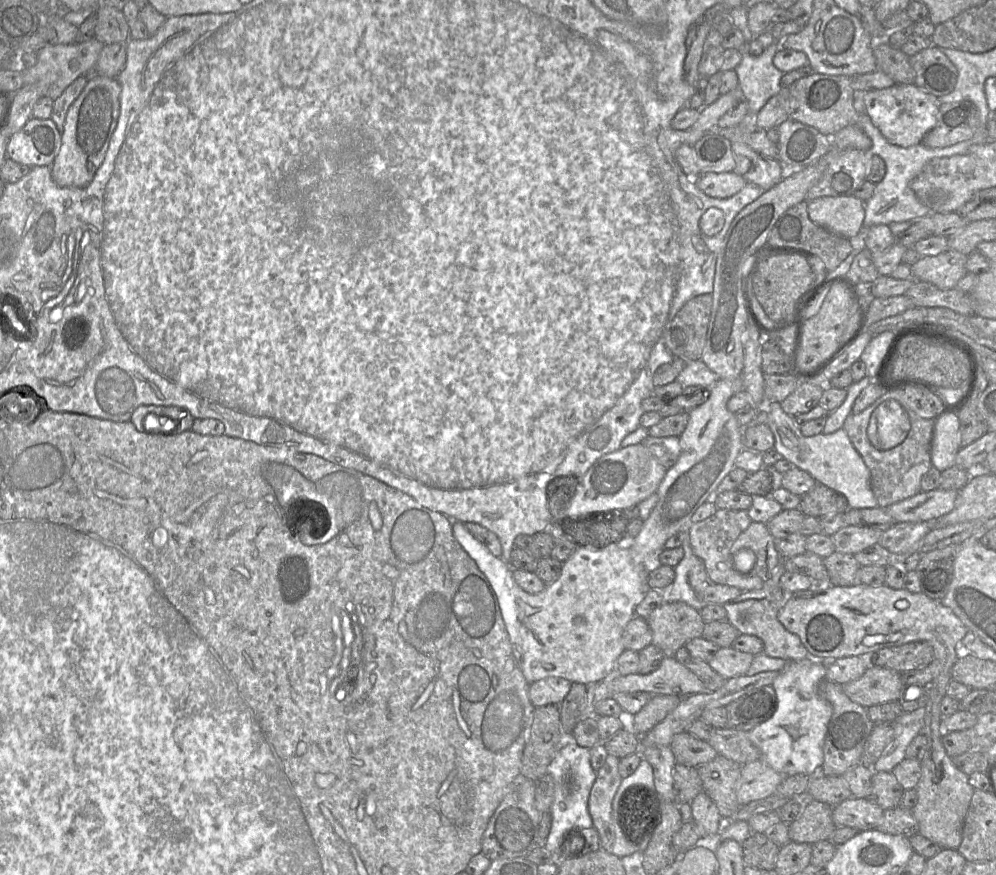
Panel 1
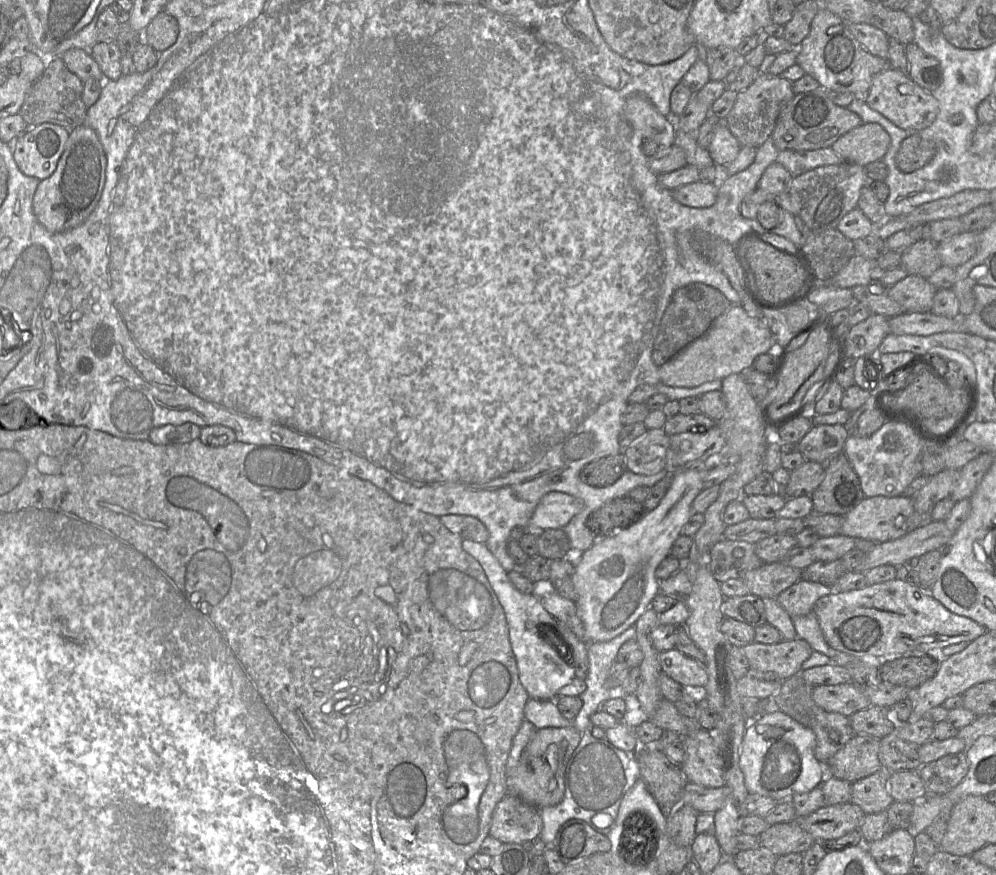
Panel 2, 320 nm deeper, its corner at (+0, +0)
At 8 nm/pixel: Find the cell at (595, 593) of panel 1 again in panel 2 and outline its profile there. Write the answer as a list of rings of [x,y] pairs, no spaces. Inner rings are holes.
[[[463,539],[462,547],[480,563],[504,610],[518,677],[529,699],[555,700],[559,689],[575,678],[574,669],[568,665],[570,649],[569,656],[564,661],[564,657],[561,658],[552,648],[558,644],[558,640],[555,639],[557,621],[544,609],[539,597],[533,594],[524,595],[513,587],[507,577],[508,572],[502,568],[485,543]]]

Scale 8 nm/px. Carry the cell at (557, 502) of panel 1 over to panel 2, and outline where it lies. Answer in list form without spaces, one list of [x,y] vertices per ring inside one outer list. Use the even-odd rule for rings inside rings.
[[[623,451],[587,464],[580,472],[580,480],[592,487],[607,487],[627,471]]]

